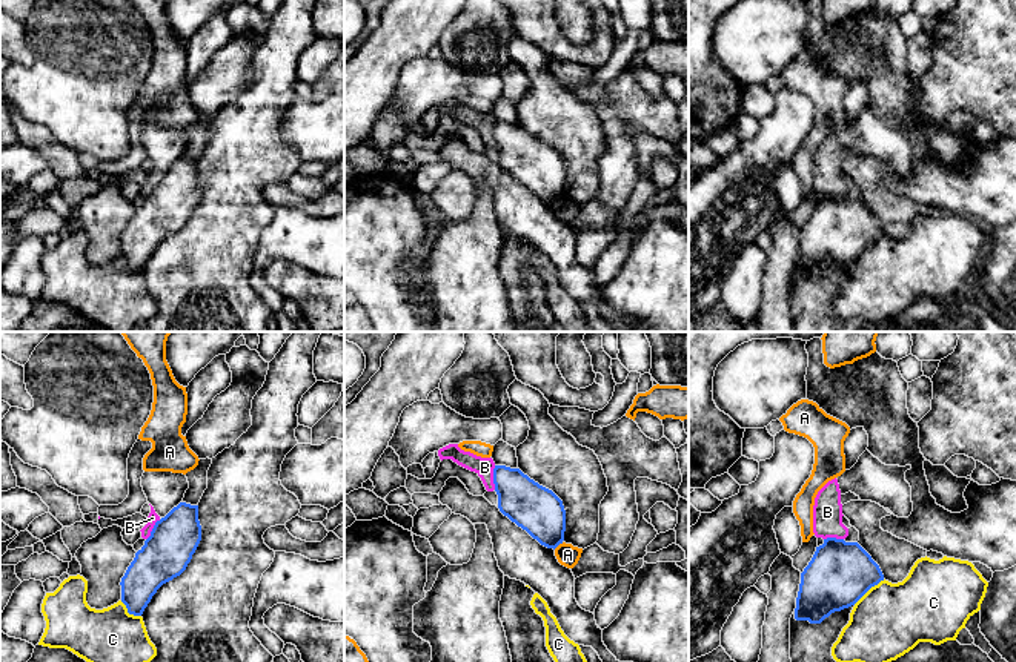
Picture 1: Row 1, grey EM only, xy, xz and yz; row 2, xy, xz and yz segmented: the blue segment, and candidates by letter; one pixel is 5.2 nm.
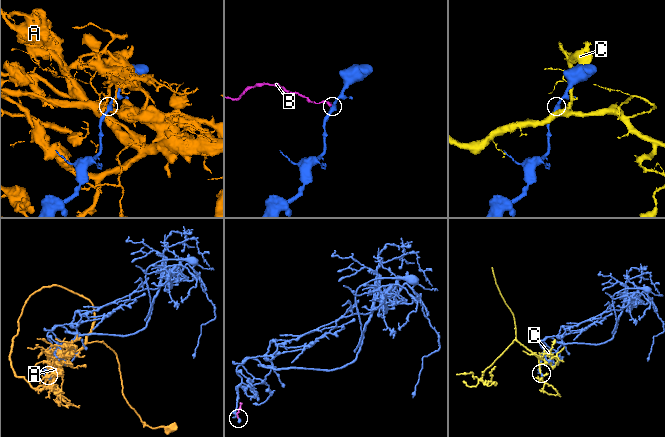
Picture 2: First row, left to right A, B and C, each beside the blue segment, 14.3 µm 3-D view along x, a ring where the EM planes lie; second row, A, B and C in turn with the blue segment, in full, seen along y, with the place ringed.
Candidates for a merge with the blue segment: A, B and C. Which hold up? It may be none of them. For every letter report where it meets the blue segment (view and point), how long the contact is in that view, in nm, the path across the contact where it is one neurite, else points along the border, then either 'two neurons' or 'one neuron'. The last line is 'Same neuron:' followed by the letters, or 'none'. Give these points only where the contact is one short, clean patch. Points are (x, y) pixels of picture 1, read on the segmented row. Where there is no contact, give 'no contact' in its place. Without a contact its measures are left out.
A: contact xz (558, 544); length 70 nm; two neurons
B: contact xz (494, 478); length 130 nm; border xz (495, 466), (494, 489); two neurons
C: contact yz (869, 589); length 220 nm; two neurons
Same neuron: none

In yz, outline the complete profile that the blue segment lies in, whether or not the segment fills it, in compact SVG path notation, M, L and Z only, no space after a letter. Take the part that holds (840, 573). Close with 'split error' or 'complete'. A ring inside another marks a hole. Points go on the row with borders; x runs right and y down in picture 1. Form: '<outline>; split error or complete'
M827 538L808 565L801 573L801 584L796 597L795 619L821 624L835 611L855 605L872 587L884 581L879 565L858 544L844 539Z; complete

